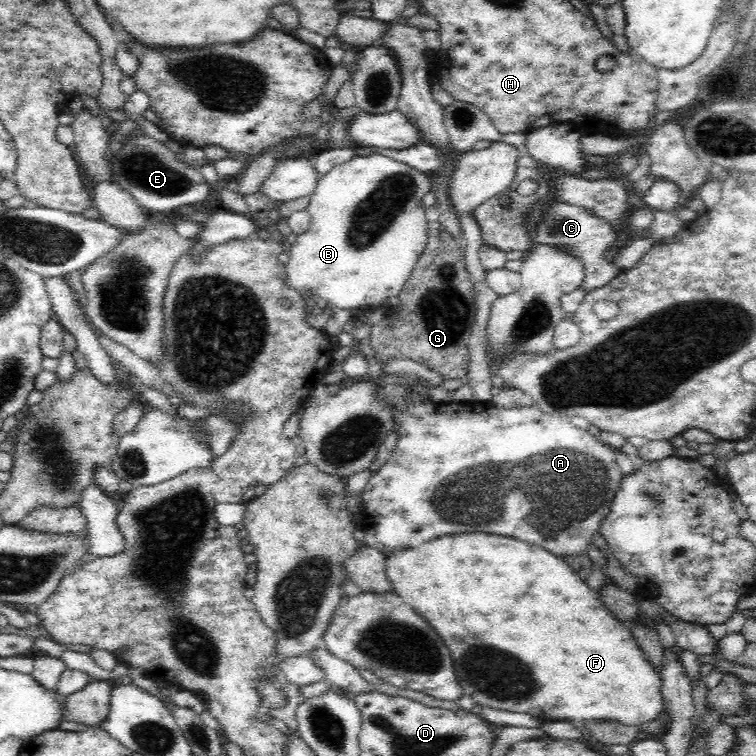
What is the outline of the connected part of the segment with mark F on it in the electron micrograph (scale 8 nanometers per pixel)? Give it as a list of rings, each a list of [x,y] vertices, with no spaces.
[[[487,532],[446,534],[444,538],[440,536],[432,542],[426,542],[424,546],[418,546],[418,548],[408,546],[408,548],[392,552],[386,558],[385,569],[392,583],[393,592],[398,592],[398,596],[402,596],[404,602],[408,602],[424,620],[428,620],[430,626],[442,636],[442,640],[450,648],[463,696],[472,698],[476,708],[488,707],[494,710],[536,713],[537,716],[546,718],[548,721],[600,720],[624,723],[624,726],[648,724],[664,714],[664,702],[661,694],[662,677],[646,659],[640,645],[633,638],[630,627],[624,621],[616,620],[600,604],[601,599],[588,587],[578,572],[549,550],[544,550],[538,545],[528,544],[528,542],[520,542],[514,538],[504,538],[502,535],[488,534]]]

